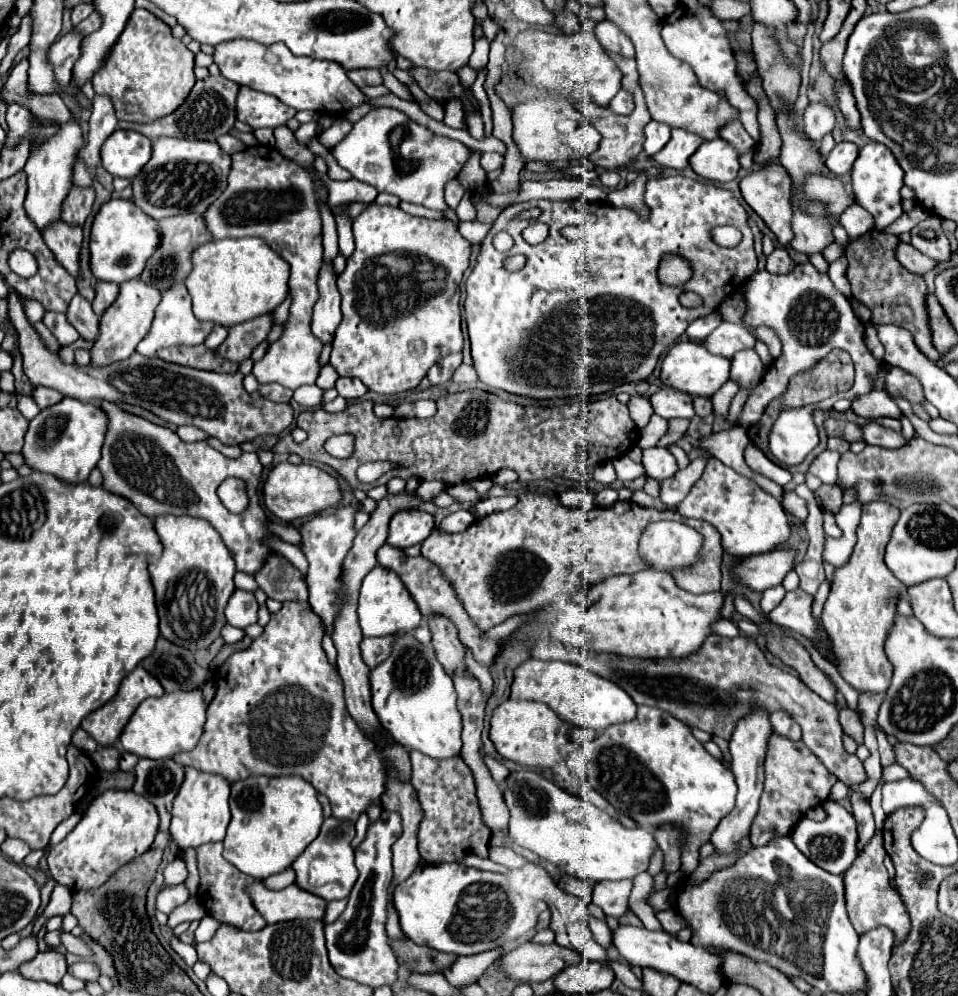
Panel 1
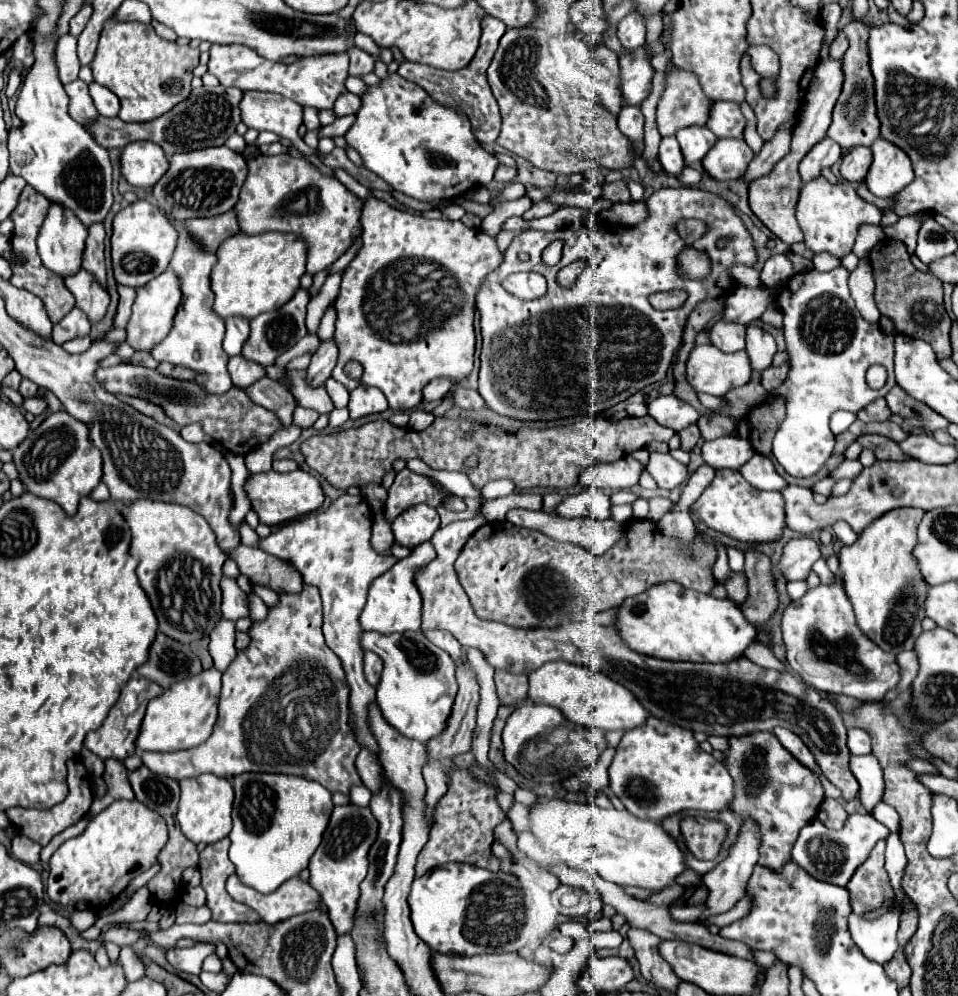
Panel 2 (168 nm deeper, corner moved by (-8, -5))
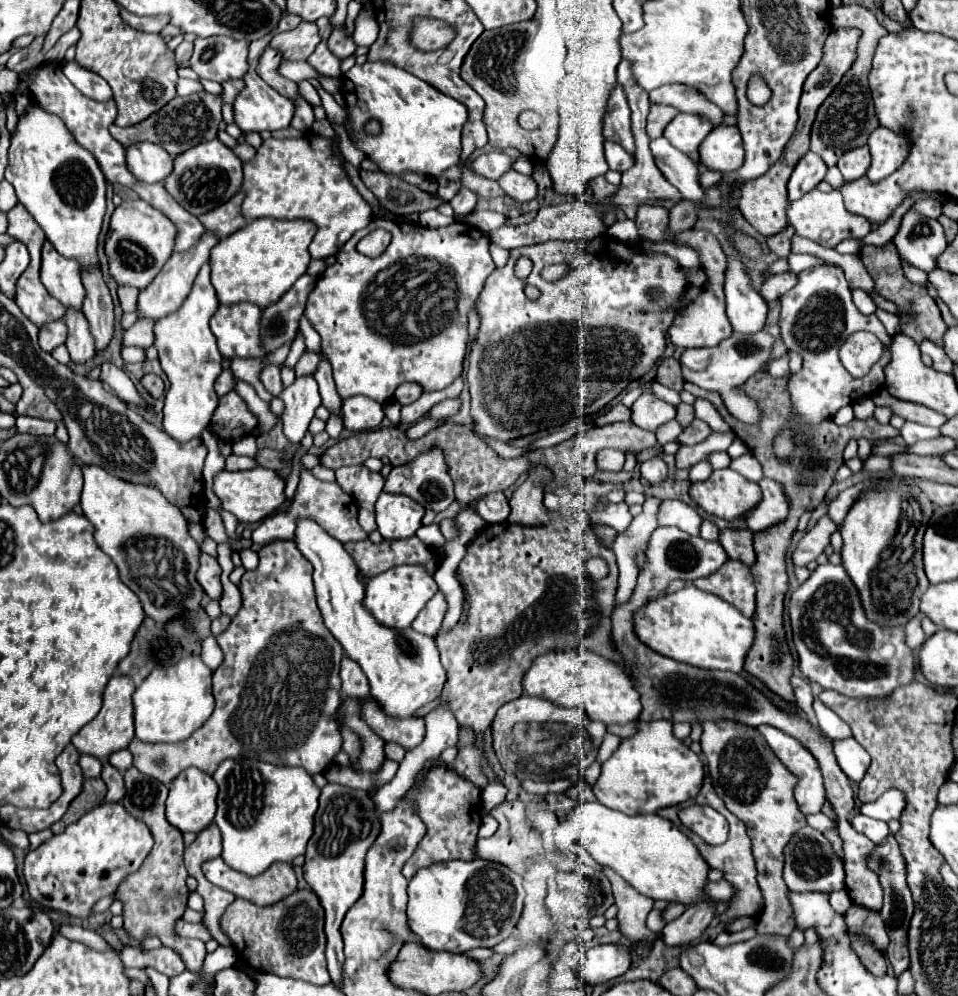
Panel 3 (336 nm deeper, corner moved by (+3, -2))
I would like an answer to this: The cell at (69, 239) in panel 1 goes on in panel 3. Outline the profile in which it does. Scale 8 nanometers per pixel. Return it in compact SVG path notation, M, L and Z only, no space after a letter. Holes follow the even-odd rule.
M76 308L66 310L64 320L68 324L66 348L70 352L70 358L74 362L86 362L86 360L90 360L94 356L94 338L92 338L88 320L84 318L82 310L76 310Z

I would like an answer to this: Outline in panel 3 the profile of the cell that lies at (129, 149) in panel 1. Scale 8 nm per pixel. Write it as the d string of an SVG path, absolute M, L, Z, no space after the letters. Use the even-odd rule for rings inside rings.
M138 142L126 148L126 166L140 182L162 182L172 172L172 158L162 146Z

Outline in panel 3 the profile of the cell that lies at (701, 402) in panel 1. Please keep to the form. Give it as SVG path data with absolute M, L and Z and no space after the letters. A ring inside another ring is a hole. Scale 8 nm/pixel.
M694 418L694 422L688 428L684 428L684 432L678 436L678 442L686 444L686 446L694 446L694 444L704 442L710 434L712 434L712 428L706 422Z

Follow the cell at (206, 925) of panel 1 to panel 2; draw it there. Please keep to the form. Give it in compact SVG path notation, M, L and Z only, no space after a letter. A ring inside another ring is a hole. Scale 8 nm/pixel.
M199 943L199 945L193 945L189 949L179 949L179 947L173 947L169 951L165 951L165 957L167 961L179 969L179 971L185 971L185 973L191 973L191 975L199 975L201 973L201 961L213 953L213 945L211 943Z

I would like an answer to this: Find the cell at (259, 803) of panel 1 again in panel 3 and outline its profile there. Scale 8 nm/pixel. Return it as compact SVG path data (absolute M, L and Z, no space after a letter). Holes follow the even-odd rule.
M248 758L224 760L212 776L220 788L216 826L222 832L224 862L246 876L258 876L276 862L302 856L314 830L320 788L302 768L280 768Z

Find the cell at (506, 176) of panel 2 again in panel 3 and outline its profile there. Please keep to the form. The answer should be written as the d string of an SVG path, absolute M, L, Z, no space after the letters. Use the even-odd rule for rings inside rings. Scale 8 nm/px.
M506 172L506 174L502 174L498 178L498 184L516 202L530 202L538 194L536 182L532 180L532 176L524 176L524 174L518 174L518 172Z

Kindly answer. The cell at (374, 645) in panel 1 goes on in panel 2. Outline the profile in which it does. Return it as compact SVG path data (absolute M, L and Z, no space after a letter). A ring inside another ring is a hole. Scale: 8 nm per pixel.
M365 651L365 657L363 657L363 665L365 665L365 679L369 685L377 685L379 683L379 677L381 677L381 669L383 669L383 663L381 659L371 653L371 651Z

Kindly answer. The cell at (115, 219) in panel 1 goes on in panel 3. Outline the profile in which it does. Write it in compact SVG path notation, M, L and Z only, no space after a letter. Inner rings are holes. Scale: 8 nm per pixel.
M144 200L122 202L112 214L110 236L106 238L104 246L112 278L118 284L128 284L140 290L142 286L148 286L172 254L174 234L176 228L168 222L168 218L164 218L164 214L148 206Z

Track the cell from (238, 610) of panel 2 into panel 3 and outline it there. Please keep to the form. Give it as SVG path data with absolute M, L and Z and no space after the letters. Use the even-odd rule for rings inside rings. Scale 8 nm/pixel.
M202 554L200 556L200 568L198 568L198 582L204 588L204 592L208 594L210 600L218 600L222 596L222 584L220 584L220 566L216 562L216 558Z

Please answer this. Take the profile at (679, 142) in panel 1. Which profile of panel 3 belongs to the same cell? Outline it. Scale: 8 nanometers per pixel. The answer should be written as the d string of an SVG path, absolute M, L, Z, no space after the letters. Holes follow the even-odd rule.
M680 112L664 130L664 136L668 138L668 142L678 148L684 154L692 154L698 150L700 142L708 136L708 132L712 130L712 124L708 124L706 118L700 116L692 116L692 114L684 114Z

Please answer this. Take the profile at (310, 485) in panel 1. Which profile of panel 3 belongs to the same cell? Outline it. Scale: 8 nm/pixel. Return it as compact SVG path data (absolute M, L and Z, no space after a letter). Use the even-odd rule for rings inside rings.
M252 468L244 472L222 470L214 478L214 492L222 500L222 508L232 512L244 524L254 524L274 514L286 502L284 488L286 488L286 480L278 472L268 468Z

